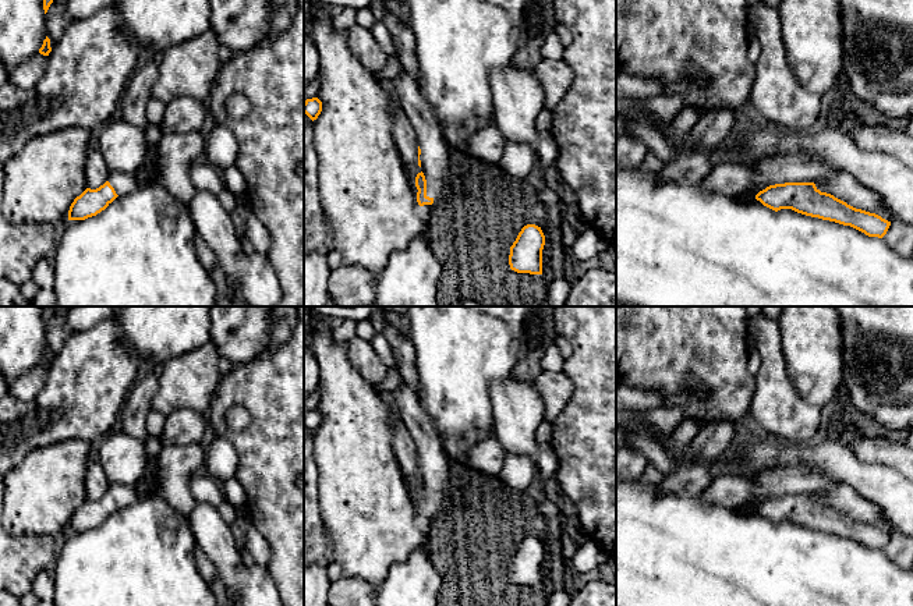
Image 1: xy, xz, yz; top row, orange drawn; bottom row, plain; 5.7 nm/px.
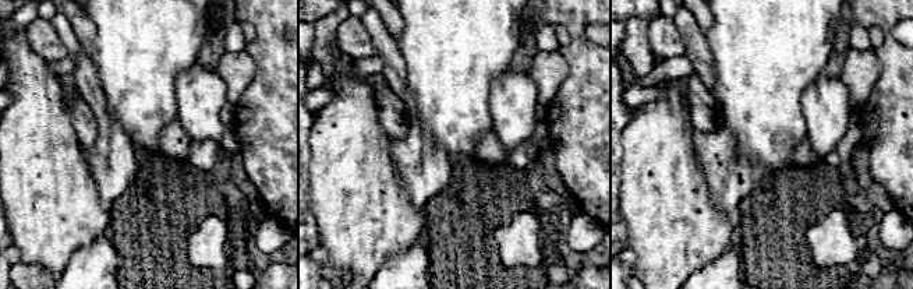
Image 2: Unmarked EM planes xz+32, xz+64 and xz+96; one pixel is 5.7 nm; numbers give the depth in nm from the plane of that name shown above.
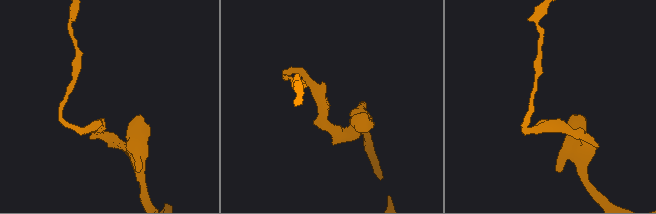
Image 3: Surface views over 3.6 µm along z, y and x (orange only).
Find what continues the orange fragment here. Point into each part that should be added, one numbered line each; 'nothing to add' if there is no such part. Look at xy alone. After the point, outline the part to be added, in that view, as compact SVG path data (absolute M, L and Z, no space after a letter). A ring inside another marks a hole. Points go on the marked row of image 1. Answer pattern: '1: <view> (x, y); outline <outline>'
1: xy (123, 184); outline M110 171L107 181L114 188L118 196L128 195L138 189L138 181L132 174L124 174L120 171Z

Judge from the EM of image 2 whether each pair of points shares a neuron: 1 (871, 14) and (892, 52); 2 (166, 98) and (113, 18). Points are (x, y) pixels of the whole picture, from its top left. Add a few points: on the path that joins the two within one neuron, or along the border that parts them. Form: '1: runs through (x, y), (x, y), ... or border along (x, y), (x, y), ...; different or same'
1: runs through (881, 24), (887, 30), (890, 42); same
2: runs through (147, 78), (137, 69), (137, 42), (133, 38); same

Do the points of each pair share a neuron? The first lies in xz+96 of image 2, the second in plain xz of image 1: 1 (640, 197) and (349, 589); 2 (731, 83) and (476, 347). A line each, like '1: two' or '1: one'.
1: two
2: one

